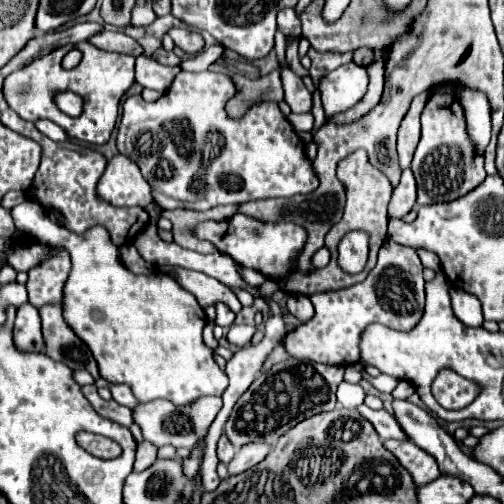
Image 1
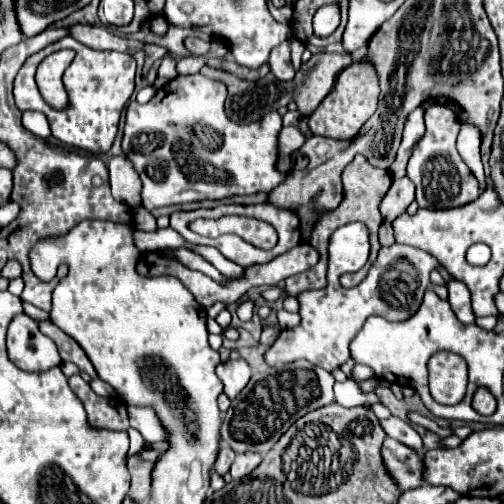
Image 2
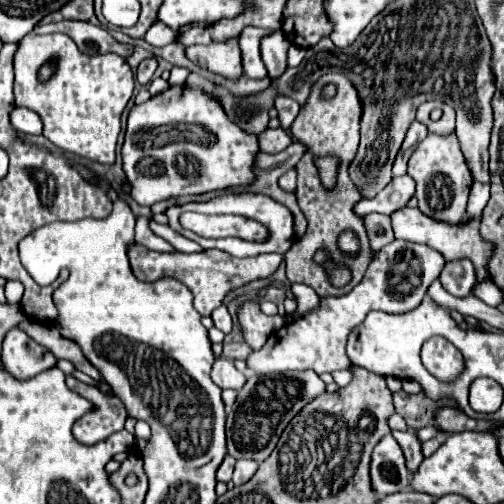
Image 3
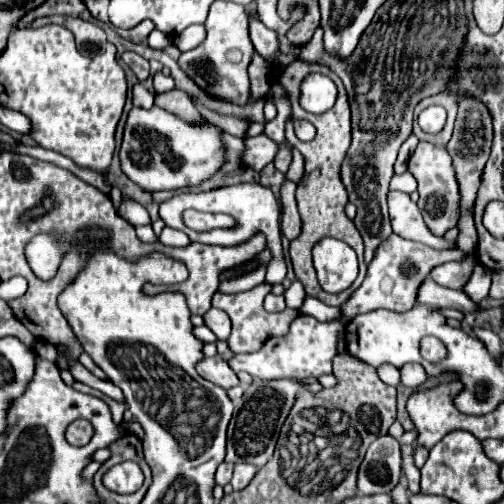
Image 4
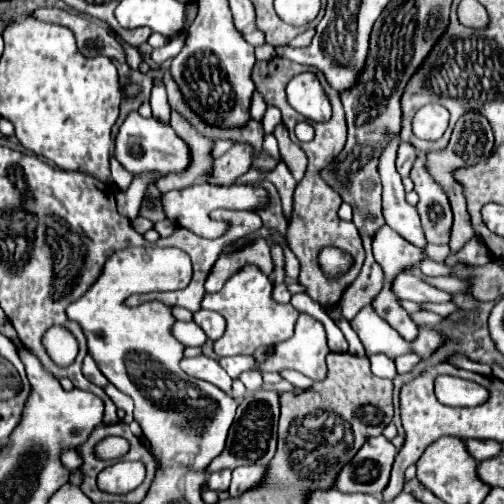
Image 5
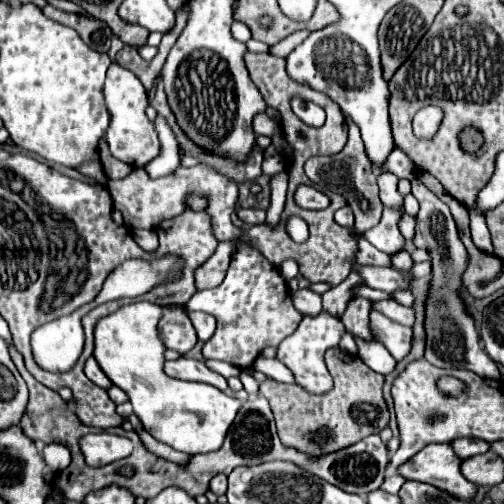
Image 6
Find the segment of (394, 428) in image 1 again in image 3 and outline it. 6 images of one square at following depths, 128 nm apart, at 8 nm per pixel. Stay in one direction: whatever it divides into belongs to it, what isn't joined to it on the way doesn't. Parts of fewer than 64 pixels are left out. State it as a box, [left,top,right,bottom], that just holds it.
[392,430,422,472]

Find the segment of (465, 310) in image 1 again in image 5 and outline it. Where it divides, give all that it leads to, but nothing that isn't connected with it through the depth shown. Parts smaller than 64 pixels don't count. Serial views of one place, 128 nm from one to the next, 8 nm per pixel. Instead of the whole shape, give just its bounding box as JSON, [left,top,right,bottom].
[420,260,454,276]

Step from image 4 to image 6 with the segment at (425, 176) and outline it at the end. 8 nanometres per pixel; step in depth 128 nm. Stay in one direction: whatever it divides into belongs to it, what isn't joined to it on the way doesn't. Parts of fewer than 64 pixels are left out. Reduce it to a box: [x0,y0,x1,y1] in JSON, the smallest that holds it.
[412,178,500,378]

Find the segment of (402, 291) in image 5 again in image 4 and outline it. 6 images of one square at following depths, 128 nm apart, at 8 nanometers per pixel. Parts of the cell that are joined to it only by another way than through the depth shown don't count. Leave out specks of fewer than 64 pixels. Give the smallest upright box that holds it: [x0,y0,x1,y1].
[418,278,480,314]

